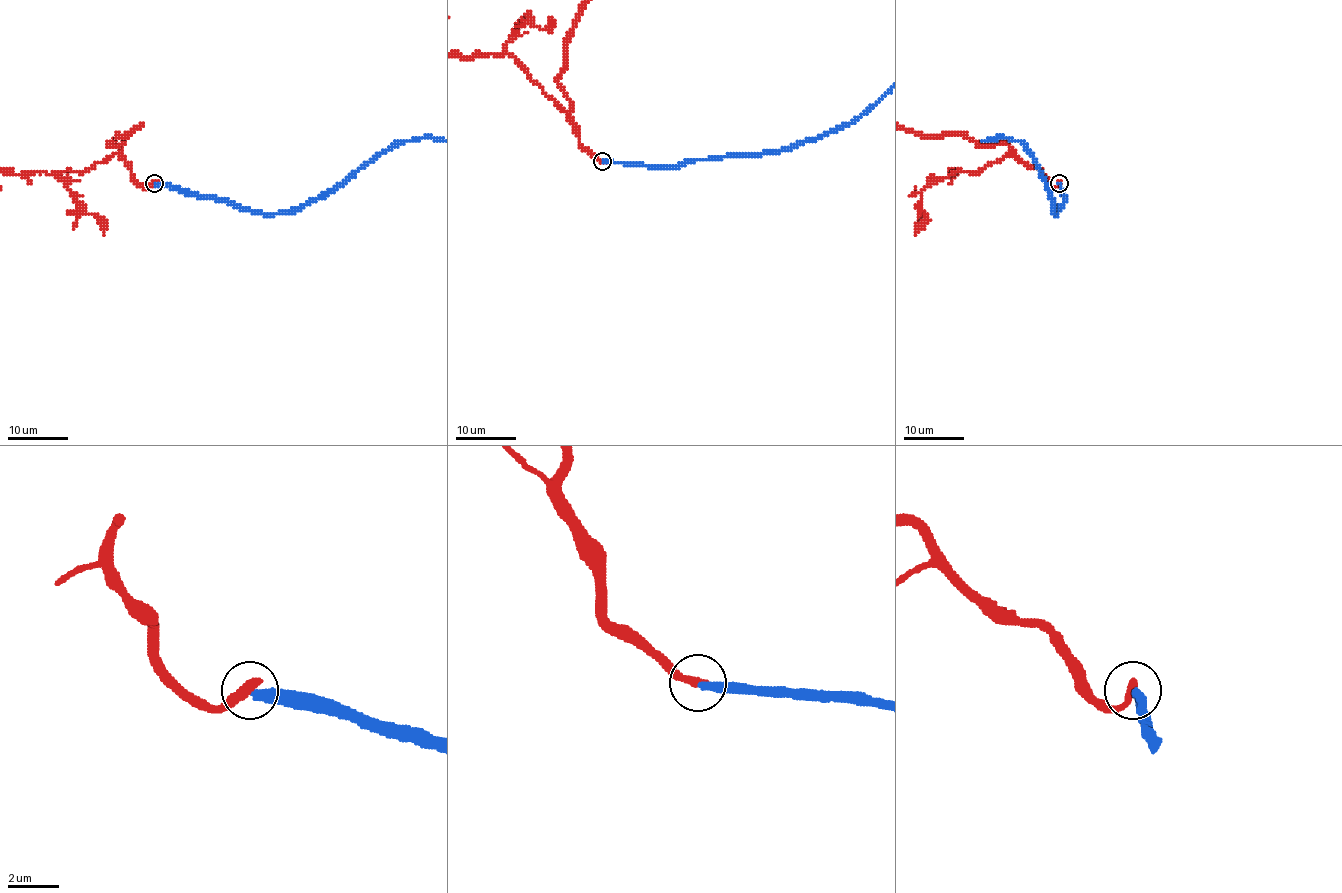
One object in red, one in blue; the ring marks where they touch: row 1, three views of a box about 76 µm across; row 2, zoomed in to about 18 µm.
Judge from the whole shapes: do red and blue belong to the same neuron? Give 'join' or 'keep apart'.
keep apart

